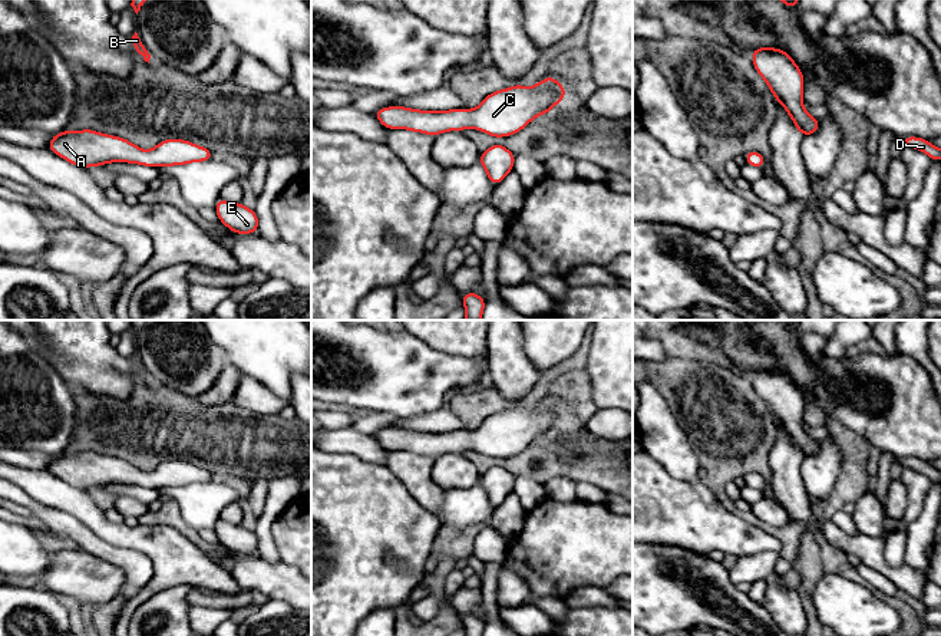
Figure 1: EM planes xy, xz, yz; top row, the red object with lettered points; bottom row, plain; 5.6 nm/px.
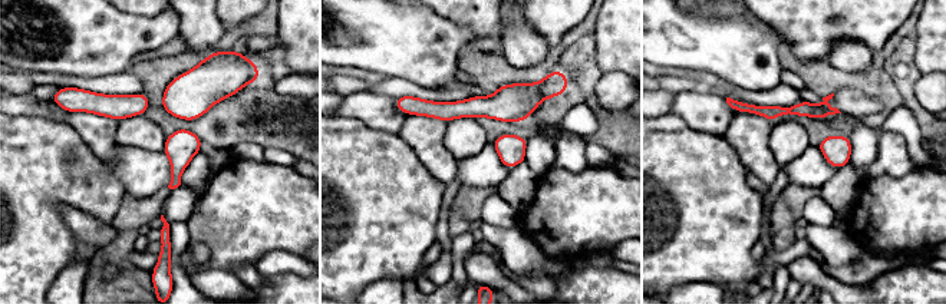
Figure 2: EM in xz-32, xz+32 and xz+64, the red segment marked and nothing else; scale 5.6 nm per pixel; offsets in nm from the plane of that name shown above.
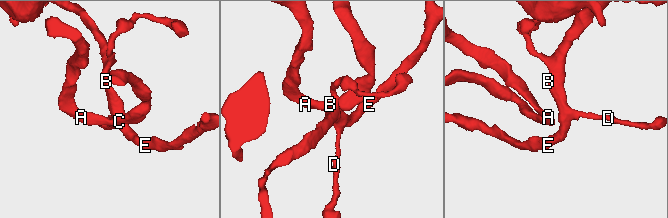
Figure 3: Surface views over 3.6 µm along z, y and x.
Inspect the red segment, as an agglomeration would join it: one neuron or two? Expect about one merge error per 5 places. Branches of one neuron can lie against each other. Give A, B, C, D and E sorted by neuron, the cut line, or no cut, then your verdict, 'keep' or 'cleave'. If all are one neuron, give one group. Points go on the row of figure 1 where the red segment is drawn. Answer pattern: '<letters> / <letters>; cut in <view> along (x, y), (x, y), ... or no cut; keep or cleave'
A B C D E; no cut; keep

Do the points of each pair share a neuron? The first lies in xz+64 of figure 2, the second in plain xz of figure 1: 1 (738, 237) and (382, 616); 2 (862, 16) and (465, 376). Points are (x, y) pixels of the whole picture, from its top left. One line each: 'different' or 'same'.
1: different
2: different

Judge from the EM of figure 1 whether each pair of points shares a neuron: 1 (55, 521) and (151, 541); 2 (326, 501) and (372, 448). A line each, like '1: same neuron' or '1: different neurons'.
1: different neurons
2: different neurons

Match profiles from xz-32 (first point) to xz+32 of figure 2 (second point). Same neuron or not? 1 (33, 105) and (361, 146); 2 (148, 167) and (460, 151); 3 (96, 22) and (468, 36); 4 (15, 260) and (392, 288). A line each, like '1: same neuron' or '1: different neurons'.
1: different neurons
2: different neurons
3: same neuron
4: different neurons

